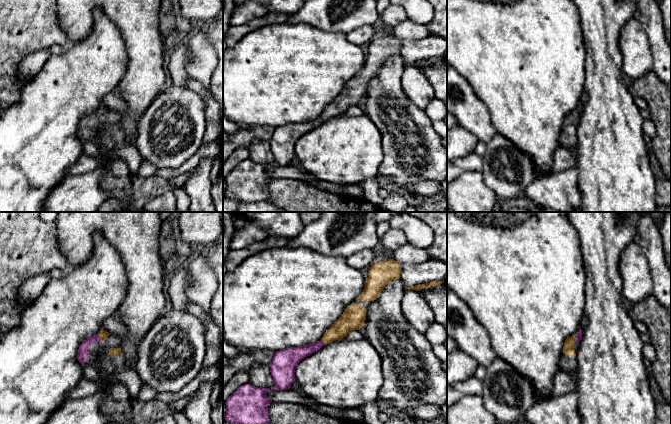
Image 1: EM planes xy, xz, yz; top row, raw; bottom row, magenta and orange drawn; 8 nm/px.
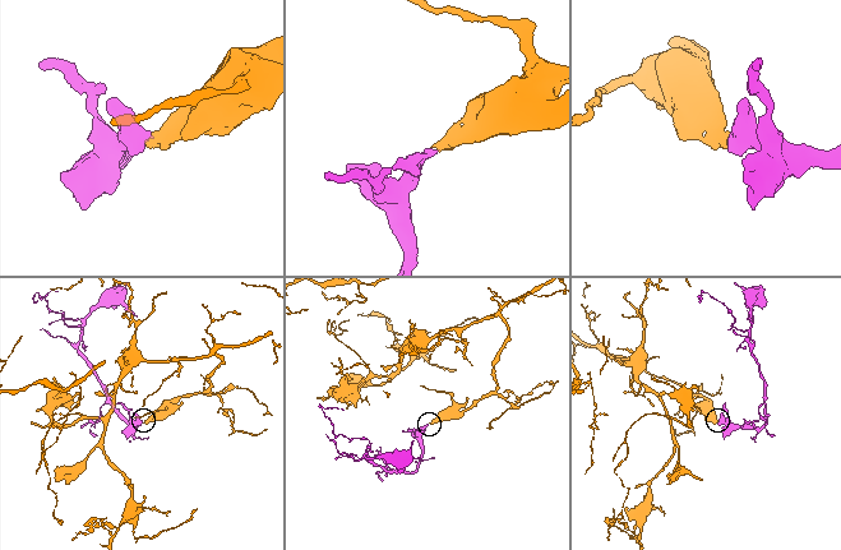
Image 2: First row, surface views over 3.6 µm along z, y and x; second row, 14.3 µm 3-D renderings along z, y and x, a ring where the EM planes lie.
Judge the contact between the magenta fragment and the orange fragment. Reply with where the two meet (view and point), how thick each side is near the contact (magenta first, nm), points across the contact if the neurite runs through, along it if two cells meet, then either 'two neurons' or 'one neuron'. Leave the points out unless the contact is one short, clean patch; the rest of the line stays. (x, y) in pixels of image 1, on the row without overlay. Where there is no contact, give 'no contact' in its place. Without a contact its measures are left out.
meets magenta in xz at (323, 118); 130 nm thick on the magenta side, 150 nm on the other; runs through xz (295, 130), (323, 118), (347, 98); one neuron

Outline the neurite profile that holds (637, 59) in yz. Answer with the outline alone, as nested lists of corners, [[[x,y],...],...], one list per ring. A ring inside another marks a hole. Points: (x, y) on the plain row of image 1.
[[[631,18],[623,27],[619,44],[625,75],[635,80],[653,70],[650,43],[642,24],[636,18]]]

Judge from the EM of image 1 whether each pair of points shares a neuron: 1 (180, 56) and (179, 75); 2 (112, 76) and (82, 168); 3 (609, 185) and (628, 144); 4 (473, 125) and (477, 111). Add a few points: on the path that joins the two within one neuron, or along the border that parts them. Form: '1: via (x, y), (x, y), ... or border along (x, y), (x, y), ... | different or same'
1: via (179, 61), (179, 70) | same
2: border along (81, 153), (67, 173) | different
3: via (614, 175), (614, 158), (618, 154) | same
4: via (475, 122), (475, 114) | same

